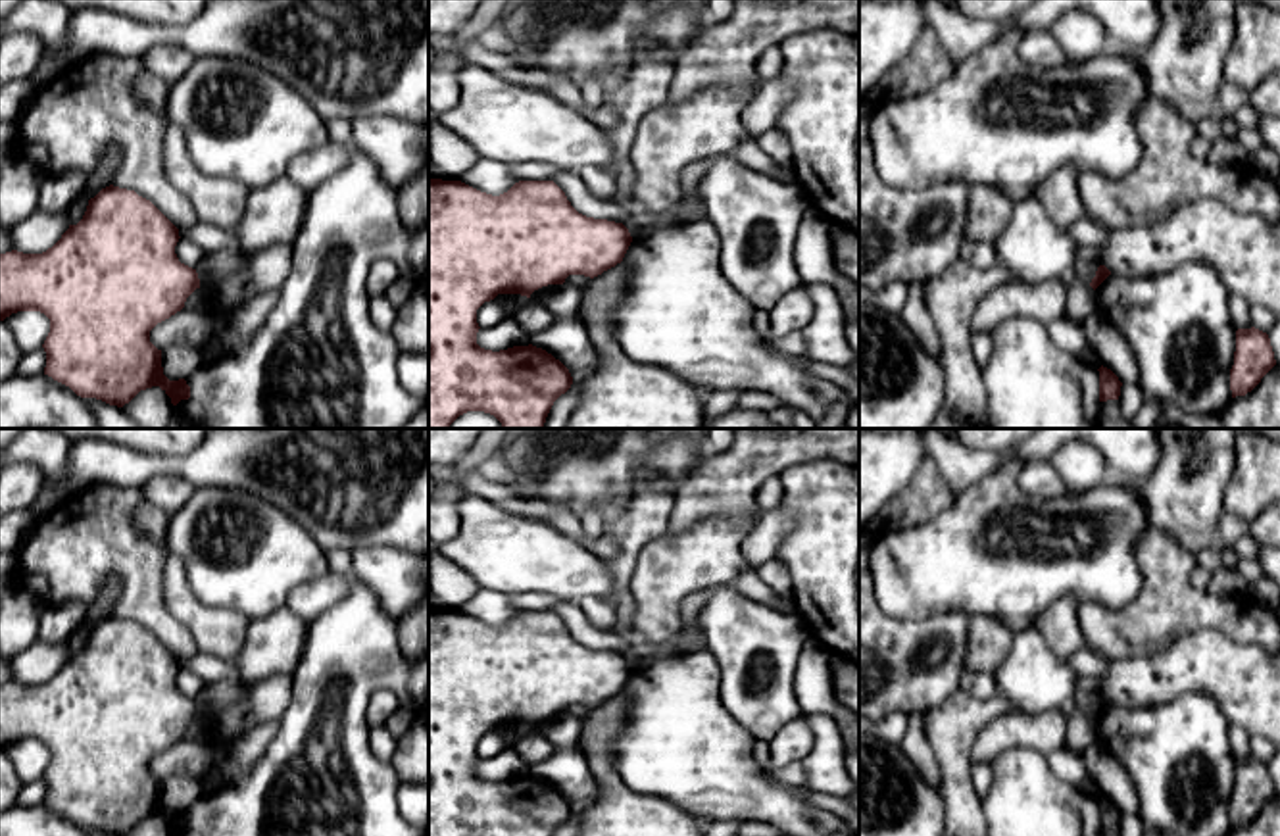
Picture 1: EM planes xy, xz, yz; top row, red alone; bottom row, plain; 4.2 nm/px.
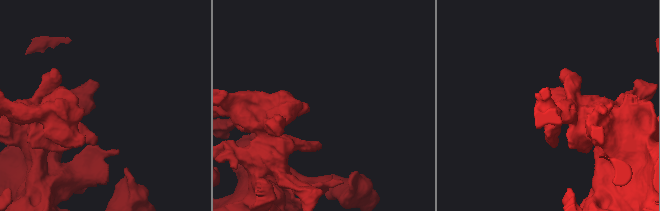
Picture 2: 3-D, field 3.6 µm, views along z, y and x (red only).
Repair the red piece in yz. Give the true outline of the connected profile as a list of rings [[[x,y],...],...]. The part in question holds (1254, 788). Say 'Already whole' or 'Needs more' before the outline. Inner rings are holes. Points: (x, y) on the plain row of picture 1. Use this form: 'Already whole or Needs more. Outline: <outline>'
Already whole. Outline: [[[1255,757],[1238,759],[1234,796],[1230,799],[1232,828],[1251,823],[1274,796],[1268,765]]]

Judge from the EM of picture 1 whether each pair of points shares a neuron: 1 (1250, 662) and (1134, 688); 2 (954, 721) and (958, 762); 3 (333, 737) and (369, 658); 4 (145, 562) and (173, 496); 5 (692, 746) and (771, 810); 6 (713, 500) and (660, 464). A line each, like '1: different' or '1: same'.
1: same
2: same
3: same
4: different
5: same
6: different

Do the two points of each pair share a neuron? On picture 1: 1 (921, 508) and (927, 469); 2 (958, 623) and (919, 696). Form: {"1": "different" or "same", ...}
{"1": "same", "2": "same"}

